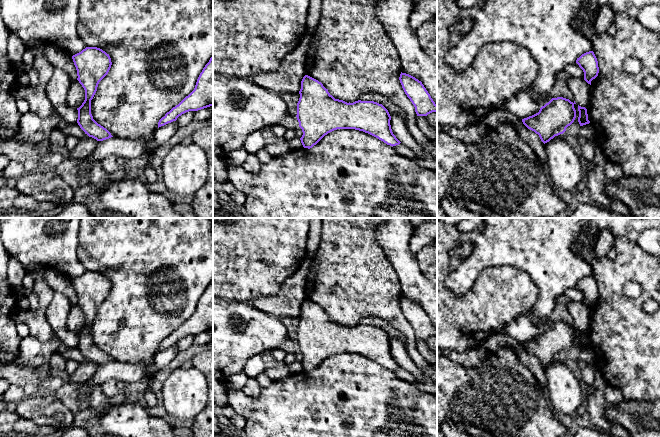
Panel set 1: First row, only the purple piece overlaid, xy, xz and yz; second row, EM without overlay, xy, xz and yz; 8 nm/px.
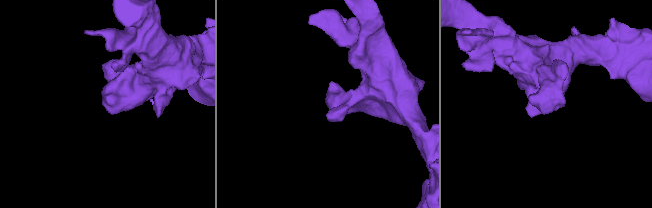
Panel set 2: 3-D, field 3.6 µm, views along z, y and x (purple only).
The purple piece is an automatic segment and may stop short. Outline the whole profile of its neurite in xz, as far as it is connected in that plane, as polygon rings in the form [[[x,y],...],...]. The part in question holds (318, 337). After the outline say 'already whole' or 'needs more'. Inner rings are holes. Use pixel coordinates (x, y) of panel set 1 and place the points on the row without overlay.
[[[305,299],[301,305],[299,318],[296,341],[303,356],[300,364],[304,372],[312,372],[325,359],[337,353],[363,355],[392,371],[401,367],[392,356],[391,340],[382,328],[361,324],[347,327],[343,324],[335,323],[321,306],[308,299]]]; already whole

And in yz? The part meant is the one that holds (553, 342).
[[[563,321],[552,322],[538,337],[522,343],[523,348],[539,359],[545,368],[563,358],[576,342],[575,325]]]; already whole

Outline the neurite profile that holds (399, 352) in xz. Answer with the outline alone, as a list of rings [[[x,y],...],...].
[[[400,339],[392,340],[390,349],[393,358],[403,369],[410,372],[419,381],[426,380],[426,374],[421,371],[408,355],[406,346]]]

